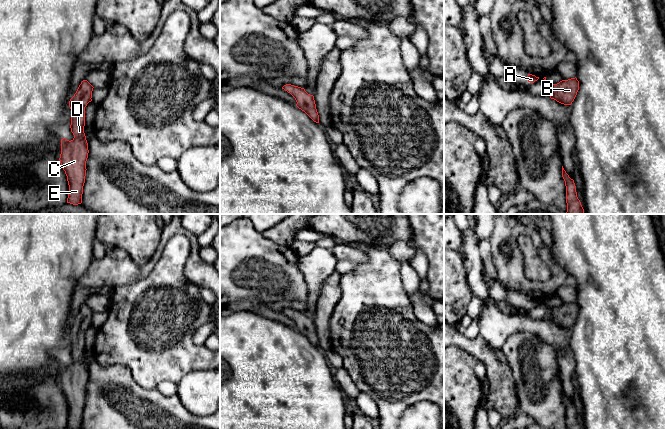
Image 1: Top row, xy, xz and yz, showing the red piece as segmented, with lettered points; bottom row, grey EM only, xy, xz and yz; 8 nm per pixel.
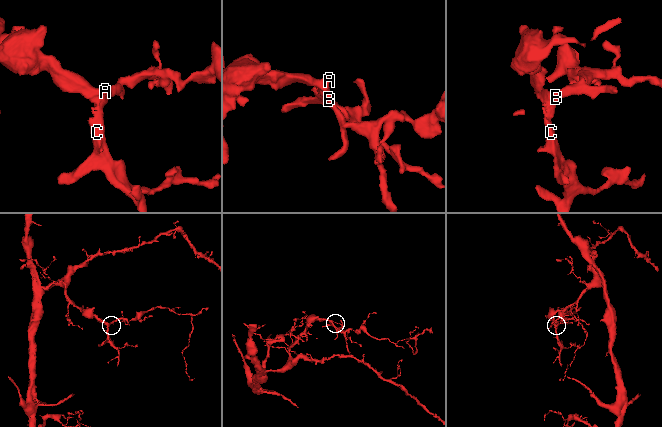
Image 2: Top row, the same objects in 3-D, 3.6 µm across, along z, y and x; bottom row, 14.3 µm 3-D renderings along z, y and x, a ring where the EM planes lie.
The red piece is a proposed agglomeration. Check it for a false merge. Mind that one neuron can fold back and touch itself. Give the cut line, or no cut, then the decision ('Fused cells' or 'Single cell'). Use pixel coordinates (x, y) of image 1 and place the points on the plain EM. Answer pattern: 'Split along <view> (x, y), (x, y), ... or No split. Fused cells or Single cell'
No split. Single cell

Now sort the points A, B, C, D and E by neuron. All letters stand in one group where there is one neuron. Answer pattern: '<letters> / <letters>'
A B C D E

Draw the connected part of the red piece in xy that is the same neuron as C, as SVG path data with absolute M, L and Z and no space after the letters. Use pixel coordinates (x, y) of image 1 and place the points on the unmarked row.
M83 304L76 317L69 325L71 338L71 356L74 362L69 365L61 363L60 387L67 400L69 409L67 427L78 429L82 427L83 410L86 400L86 385L88 382L88 367L84 357L85 331L92 325L93 310Z

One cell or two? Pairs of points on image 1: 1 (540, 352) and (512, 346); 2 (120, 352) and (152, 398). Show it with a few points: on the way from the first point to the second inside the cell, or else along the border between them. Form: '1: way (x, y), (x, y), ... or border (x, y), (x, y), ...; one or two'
1: way (533, 352), (525, 352), (519, 349); one
2: border (131, 371), (133, 379), (138, 384), (155, 389); two

